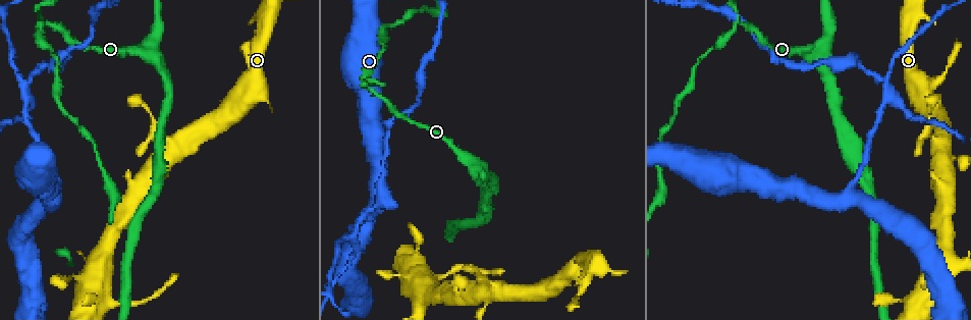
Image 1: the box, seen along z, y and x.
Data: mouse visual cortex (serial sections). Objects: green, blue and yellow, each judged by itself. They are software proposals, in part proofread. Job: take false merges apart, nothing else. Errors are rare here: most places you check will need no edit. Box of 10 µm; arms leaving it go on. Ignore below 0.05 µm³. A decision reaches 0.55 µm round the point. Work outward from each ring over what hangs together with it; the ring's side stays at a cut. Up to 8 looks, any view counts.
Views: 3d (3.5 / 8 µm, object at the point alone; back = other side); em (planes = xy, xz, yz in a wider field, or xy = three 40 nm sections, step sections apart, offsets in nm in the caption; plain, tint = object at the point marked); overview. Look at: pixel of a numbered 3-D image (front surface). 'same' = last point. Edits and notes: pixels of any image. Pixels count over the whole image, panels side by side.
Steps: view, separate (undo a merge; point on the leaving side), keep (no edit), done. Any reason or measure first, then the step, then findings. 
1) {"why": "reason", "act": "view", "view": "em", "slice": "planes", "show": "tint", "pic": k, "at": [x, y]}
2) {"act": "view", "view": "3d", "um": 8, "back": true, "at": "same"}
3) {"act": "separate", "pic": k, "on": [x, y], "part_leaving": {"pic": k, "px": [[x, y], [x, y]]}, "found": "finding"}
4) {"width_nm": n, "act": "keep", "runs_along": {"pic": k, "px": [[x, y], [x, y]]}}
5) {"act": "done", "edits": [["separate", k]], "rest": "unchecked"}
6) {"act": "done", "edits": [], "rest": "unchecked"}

{"why": "small branch off a trunk", "act": "view", "view": "3d", "um": 8, "pic": 1, "at": [495, 286]}

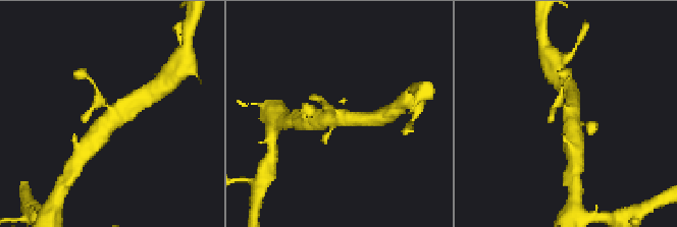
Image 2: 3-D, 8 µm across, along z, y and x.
{"arms": 4, "arm_widths_nm": [150, 200, 500, 600], "act": "view", "view": "em", "slice": "xy", "step": 2, "show": "tint", "at": "same"}

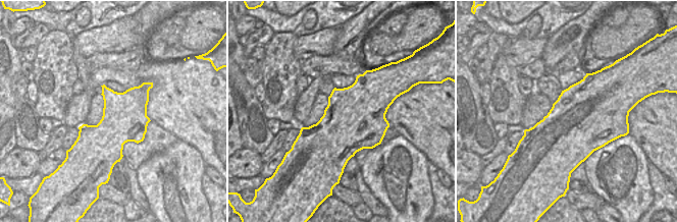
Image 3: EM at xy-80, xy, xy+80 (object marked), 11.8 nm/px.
{"act": "keep", "runs_along": {"pic": 2, "px": [[143, 98], [120, 110], [96, 137]]}, "found": "continuous, no second cell"}

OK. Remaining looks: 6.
{"act": "view", "view": "3d", "um": 8, "back": true, "pic": 1, "at": [850, 189]}

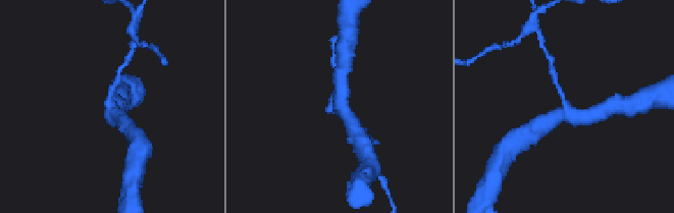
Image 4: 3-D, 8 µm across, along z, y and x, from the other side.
{"act": "view", "view": "3d", "um": 3.5, "at": "same"}

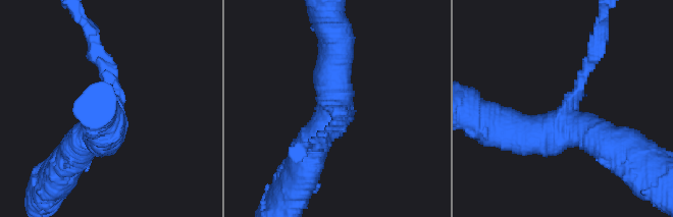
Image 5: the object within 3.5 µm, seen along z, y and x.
{"act": "view", "view": "em", "slice": "planes", "show": "tint", "pic": 5, "at": [339, 110]}

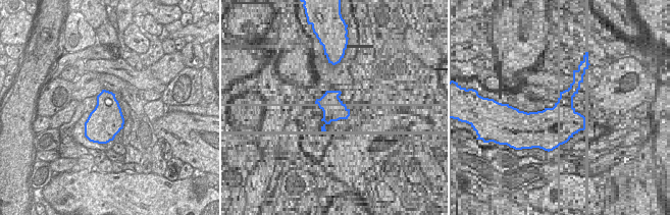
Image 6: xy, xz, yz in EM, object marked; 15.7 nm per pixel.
{"arm_widths_nm": [200, 500, 600], "act": "keep", "runs_along": {"pic": 5, "px": [[333, 38], [333, 106], [306, 158]]}, "found": "all the same cell"}

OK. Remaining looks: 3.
{"act": "view", "view": "3d", "um": 3.5, "pic": 1, "at": [922, 297]}

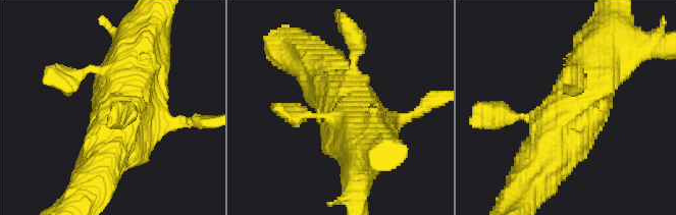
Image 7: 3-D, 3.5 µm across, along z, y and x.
{"why": "need the tissue", "act": "view", "view": "em", "slice": "xy", "step": 1, "show": "tint", "pic": 7, "at": [568, 113]}

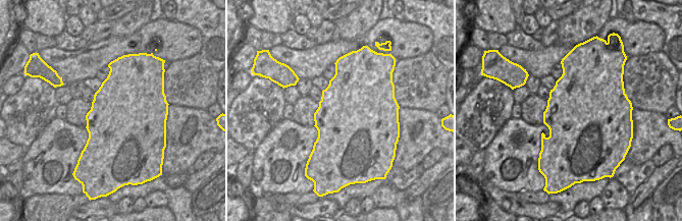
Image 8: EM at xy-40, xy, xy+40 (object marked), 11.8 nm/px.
{"act": "keep", "runs_along": {"pic": 7, "px": [[609, 37], [587, 97], [552, 150]]}, "found": "one cell here"}

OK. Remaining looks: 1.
{"act": "done", "edits": [], "rest": "unchecked"}

